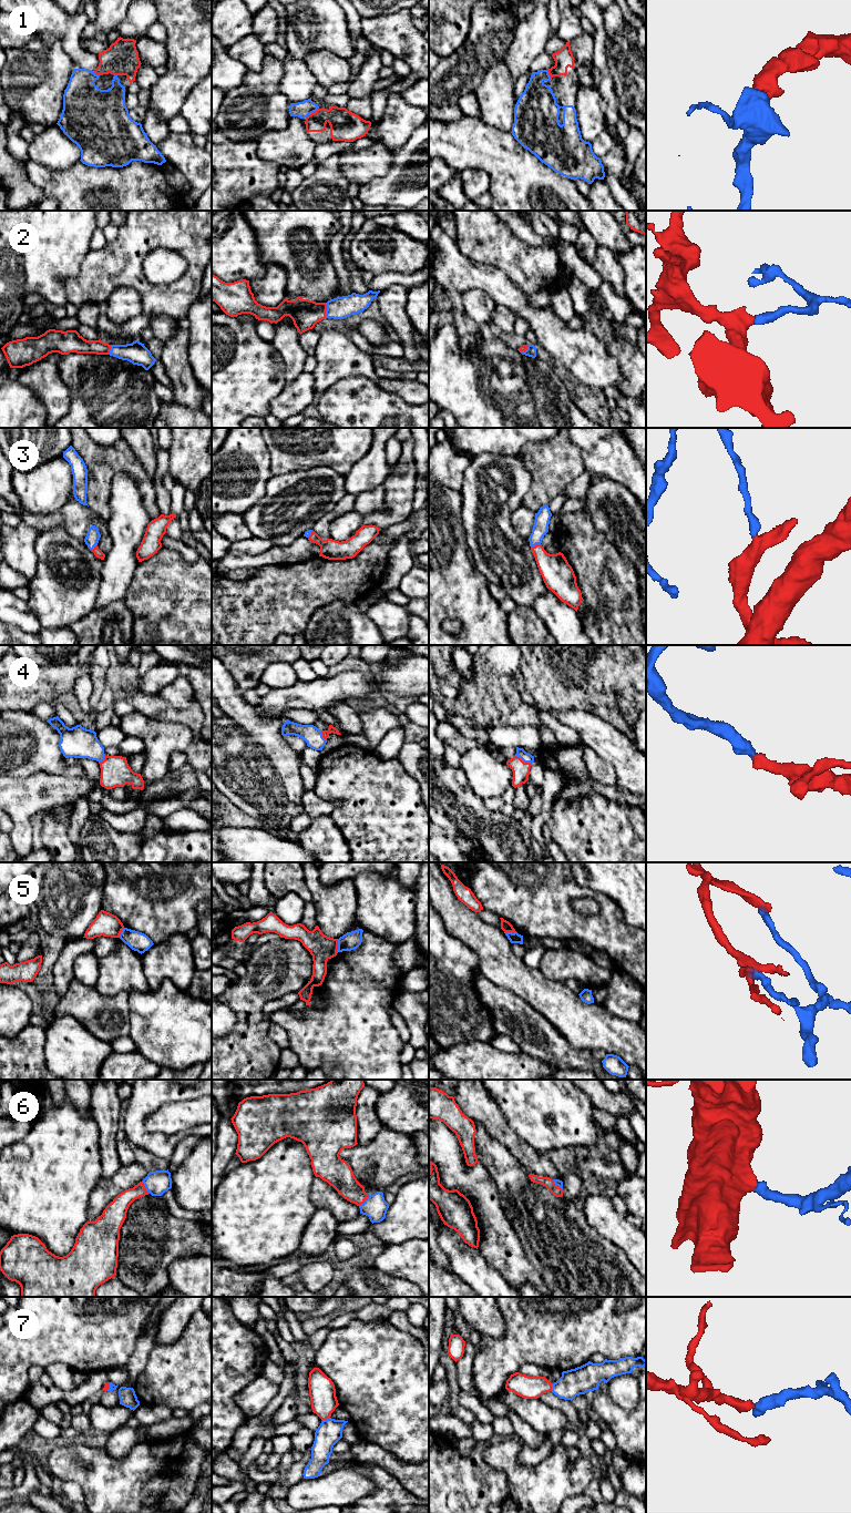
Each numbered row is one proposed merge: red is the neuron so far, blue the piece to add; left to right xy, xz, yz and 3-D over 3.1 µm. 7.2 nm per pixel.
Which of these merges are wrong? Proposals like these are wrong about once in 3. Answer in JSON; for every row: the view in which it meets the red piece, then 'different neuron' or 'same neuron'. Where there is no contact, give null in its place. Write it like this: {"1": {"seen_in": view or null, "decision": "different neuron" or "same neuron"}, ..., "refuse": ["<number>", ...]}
{"1": {"seen_in": "xz", "decision": "same neuron"}, "2": {"seen_in": "xz", "decision": "same neuron"}, "3": {"seen_in": "yz", "decision": "same neuron"}, "4": {"seen_in": "yz", "decision": "same neuron"}, "5": {"seen_in": "xz", "decision": "different neuron"}, "6": {"seen_in": "xy", "decision": "same neuron"}, "7": {"seen_in": "xz", "decision": "same neuron"}, "refuse": ["5"]}

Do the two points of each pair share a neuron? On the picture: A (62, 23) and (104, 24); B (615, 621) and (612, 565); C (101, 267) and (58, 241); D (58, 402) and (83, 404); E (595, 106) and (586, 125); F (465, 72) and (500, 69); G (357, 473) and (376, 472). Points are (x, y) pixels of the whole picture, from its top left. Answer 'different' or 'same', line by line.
A: different
B: same
C: different
D: different
E: same
F: different
G: same

